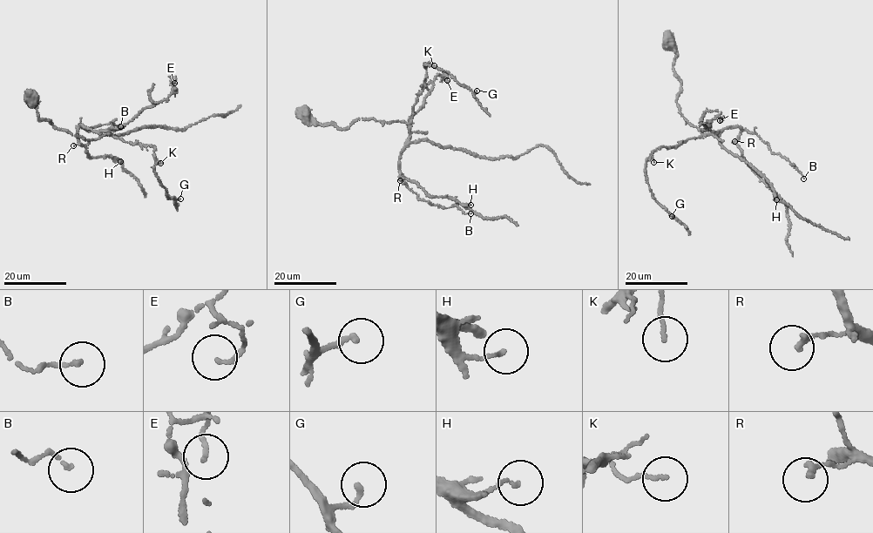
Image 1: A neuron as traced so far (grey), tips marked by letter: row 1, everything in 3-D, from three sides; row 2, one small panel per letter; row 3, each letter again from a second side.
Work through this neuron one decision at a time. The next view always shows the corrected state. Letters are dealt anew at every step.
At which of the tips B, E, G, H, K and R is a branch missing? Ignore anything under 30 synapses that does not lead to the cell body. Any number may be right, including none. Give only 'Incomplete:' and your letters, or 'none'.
Incomplete: none

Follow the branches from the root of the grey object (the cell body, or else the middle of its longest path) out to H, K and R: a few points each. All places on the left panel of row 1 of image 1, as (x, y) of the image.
H: (30, 98), (39, 118), (71, 134), (107, 130), (82, 124), (79, 142), (88, 156), (120, 161)
K: (30, 98), (37, 116), (56, 127), (85, 139), (109, 133), (125, 142), (152, 145), (160, 163)
R: (30, 98), (37, 116), (56, 127), (85, 139), (111, 135), (82, 124), (78, 144), (73, 145)

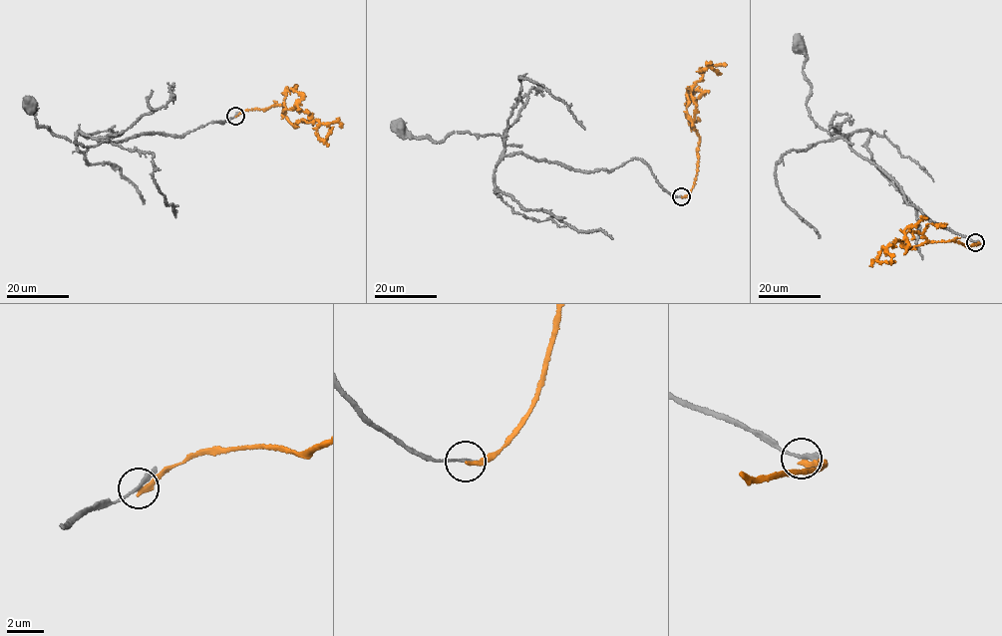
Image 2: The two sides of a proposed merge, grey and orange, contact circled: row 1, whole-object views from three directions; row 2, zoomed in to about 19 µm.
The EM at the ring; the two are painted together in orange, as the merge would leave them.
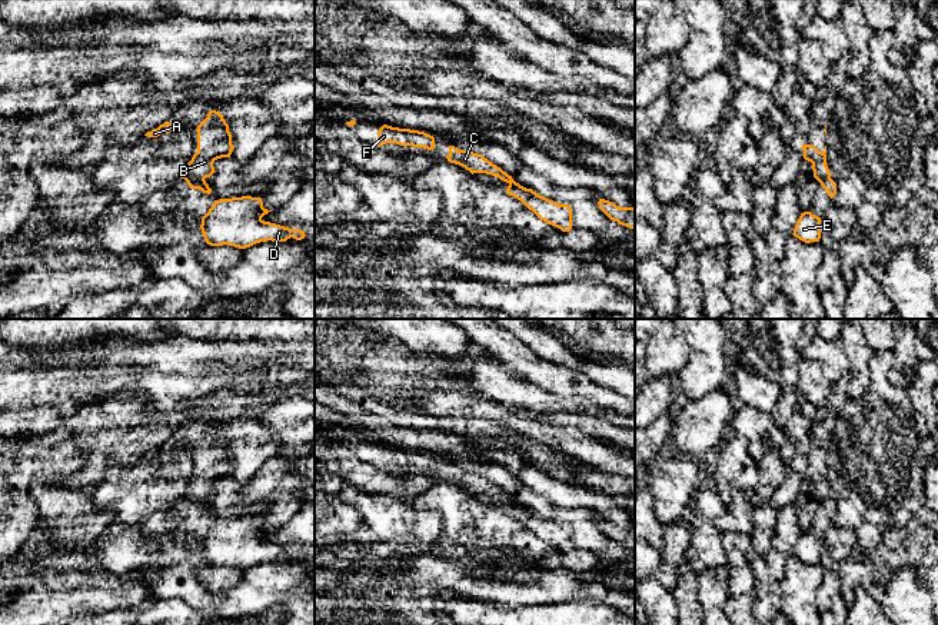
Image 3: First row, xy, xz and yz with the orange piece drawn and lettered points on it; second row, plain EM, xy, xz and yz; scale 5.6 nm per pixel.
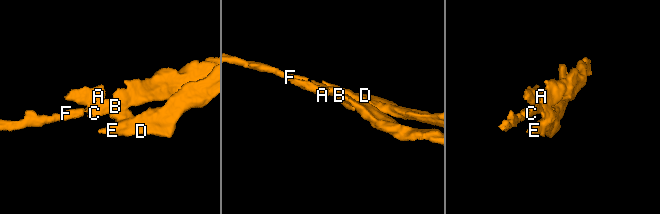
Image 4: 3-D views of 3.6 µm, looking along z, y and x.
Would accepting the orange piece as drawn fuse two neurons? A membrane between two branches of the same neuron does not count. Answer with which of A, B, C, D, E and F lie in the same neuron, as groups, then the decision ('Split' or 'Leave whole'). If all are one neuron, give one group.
Groups: A B C F / D E. Split

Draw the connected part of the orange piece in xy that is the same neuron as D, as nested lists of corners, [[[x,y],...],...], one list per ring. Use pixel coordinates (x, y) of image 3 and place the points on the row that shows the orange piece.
[[[242,196],[214,200],[209,212],[202,217],[202,233],[210,246],[250,247],[260,242],[286,242],[293,237],[305,239],[300,229],[289,229],[262,217],[272,210],[263,207],[260,197]]]

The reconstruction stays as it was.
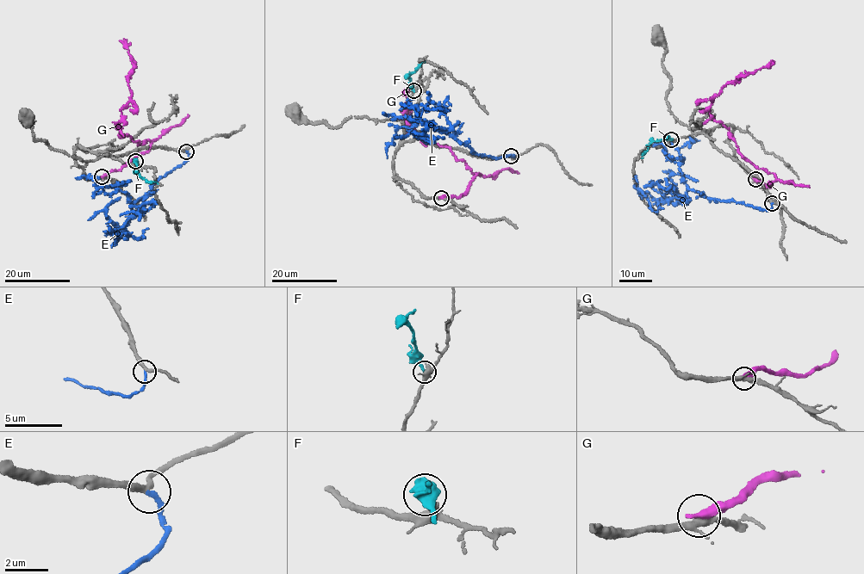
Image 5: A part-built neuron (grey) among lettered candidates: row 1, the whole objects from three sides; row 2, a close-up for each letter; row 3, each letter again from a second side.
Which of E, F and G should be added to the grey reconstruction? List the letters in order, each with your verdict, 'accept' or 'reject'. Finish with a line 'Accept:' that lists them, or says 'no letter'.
E: accept
F: reject
G: reject
Accept: E

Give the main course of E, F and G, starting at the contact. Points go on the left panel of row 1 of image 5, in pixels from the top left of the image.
E: (187, 151), (187, 160), (134, 203), (116, 239), (113, 233), (119, 228), (106, 212), (121, 196)
F: (135, 161), (139, 173), (149, 182), (157, 183)
G: (102, 176), (121, 169), (151, 142), (139, 145), (118, 128), (132, 93), (127, 79), (134, 65), (127, 40)

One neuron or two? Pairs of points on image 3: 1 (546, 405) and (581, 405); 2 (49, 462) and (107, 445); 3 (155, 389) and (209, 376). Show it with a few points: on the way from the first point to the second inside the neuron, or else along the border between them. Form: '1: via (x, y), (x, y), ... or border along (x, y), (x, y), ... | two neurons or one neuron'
1: via (555, 405), (572, 405) | one neuron
2: border along (50, 445), (72, 441), (87, 455) | two neurons
3: via (168, 389), (189, 389), (196, 385) | one neuron

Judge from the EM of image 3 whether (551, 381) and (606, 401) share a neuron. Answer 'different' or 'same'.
same

